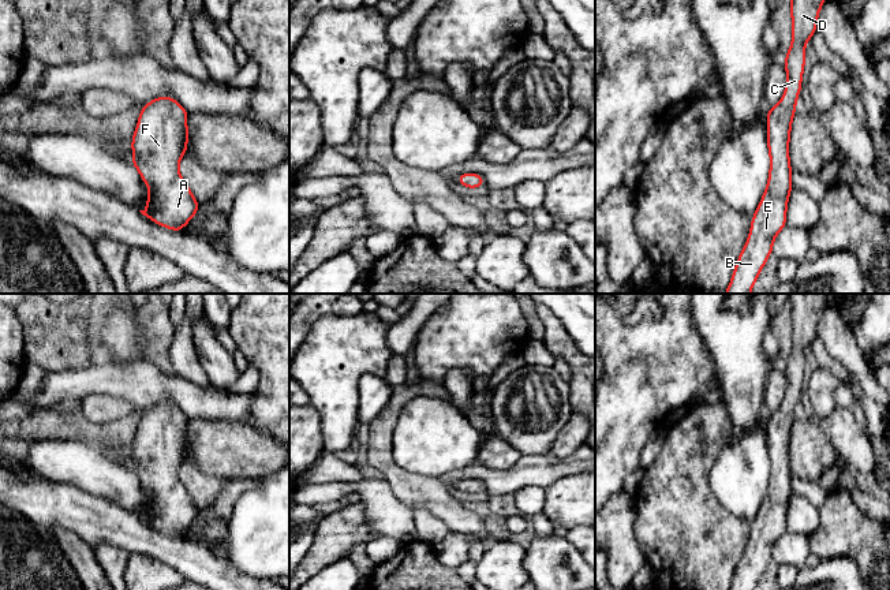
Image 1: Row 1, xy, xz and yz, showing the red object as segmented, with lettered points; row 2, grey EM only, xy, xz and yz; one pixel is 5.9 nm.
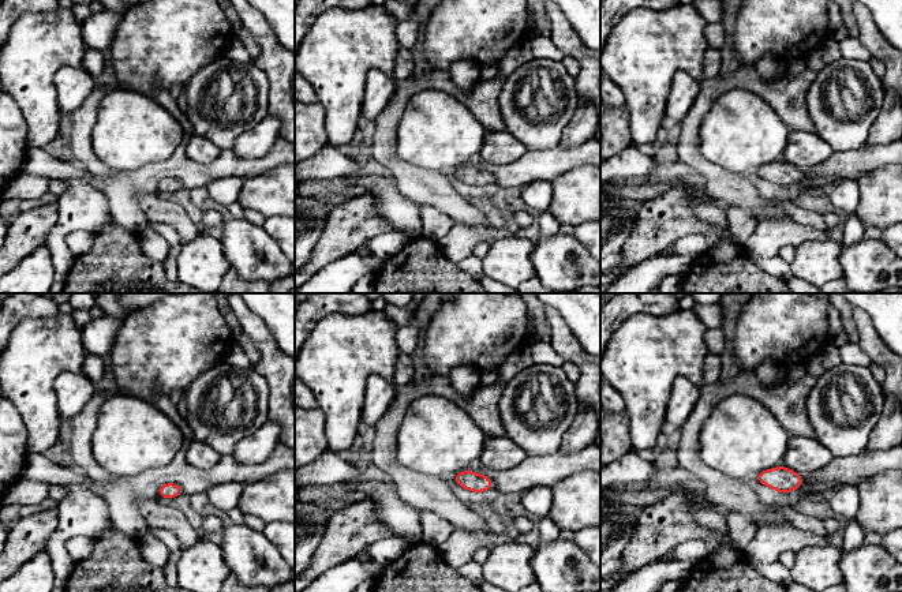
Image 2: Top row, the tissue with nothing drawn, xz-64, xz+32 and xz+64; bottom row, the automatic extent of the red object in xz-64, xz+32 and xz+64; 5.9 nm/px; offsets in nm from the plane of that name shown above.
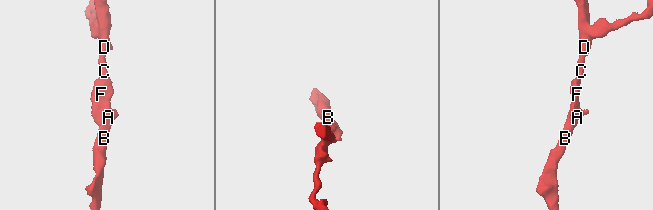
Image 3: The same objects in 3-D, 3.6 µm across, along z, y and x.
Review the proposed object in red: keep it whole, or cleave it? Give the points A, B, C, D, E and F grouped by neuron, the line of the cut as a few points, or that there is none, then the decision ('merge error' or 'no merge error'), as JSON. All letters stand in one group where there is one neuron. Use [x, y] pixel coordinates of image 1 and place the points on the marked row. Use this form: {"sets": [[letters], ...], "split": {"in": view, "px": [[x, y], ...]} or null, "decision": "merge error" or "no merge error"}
{"sets": [["A", "B", "C", "D", "E", "F"]], "split": null, "decision": "no merge error"}

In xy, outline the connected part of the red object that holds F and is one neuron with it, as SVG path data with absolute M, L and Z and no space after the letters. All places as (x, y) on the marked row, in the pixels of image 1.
M172 97L154 98L141 109L131 139L131 163L150 190L147 209L139 212L177 232L201 206L177 169L187 150L187 115Z

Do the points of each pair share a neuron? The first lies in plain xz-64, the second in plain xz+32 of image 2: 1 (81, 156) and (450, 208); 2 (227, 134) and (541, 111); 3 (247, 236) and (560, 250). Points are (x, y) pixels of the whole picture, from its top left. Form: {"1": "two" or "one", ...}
{"1": "one", "2": "one", "3": "one"}

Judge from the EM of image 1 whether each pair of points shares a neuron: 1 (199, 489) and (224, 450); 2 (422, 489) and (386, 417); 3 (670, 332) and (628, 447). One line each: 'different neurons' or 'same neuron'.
1: different neurons
2: same neuron
3: same neuron

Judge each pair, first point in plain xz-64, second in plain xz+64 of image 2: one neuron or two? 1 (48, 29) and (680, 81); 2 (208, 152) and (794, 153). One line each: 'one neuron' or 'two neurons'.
1: two neurons
2: one neuron

